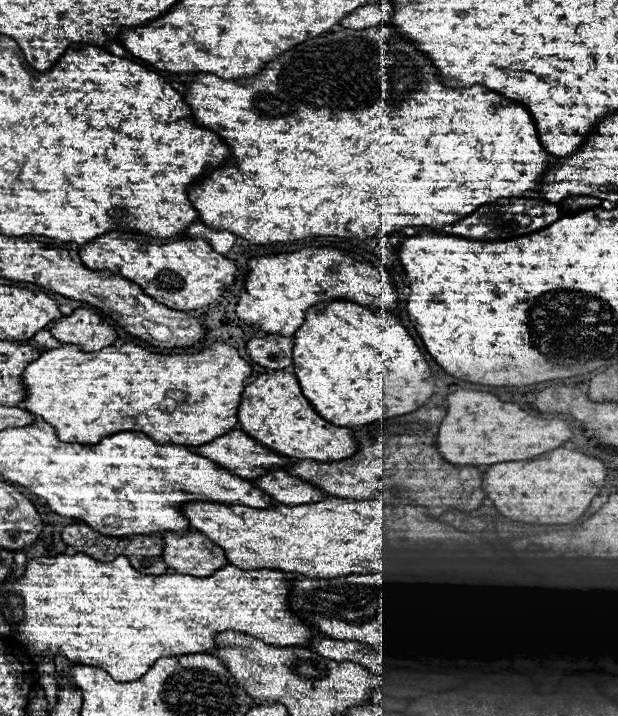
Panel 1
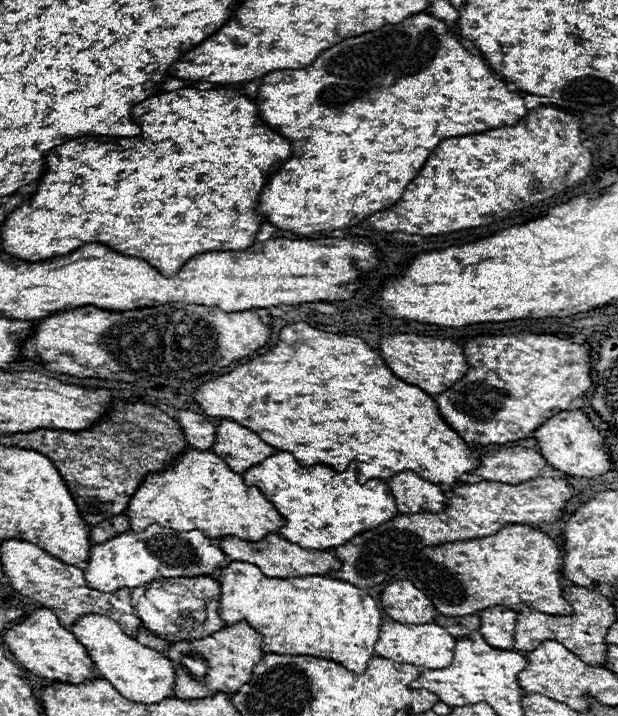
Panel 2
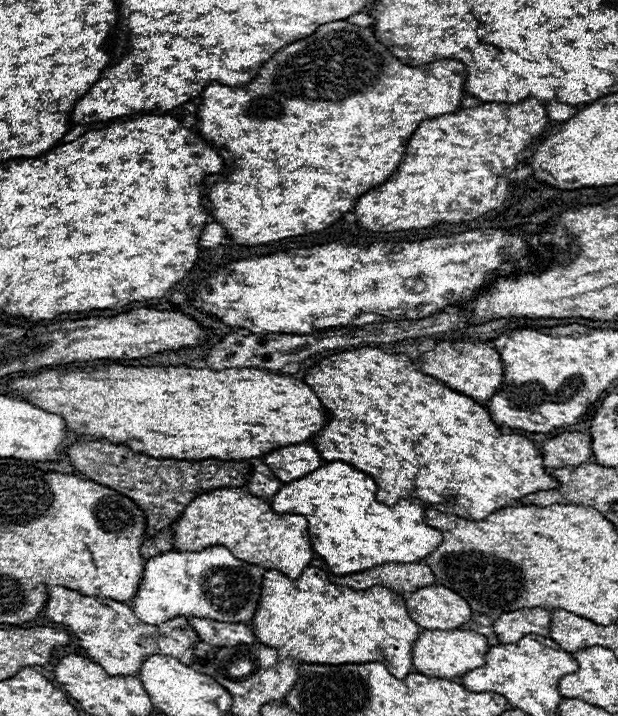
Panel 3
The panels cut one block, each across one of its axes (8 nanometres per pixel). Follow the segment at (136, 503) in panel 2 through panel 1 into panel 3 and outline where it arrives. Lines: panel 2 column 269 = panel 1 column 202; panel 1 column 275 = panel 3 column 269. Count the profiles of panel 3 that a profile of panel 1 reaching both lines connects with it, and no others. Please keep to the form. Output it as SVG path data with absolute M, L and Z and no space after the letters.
M229 487L196 496L184 514L172 524L176 550L202 550L206 546L226 546L238 560L278 570L288 578L298 578L314 558L308 540L308 522L298 514L276 514L268 502L252 496L246 488Z

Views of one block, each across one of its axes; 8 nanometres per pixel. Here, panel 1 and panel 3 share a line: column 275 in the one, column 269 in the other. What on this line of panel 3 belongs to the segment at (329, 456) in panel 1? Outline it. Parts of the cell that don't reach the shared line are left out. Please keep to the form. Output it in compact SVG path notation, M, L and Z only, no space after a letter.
M108 366L98 372L66 372L44 370L34 376L18 376L6 384L10 396L22 398L36 408L64 418L68 430L84 436L96 436L112 444L126 444L132 452L142 452L152 458L176 460L250 460L266 456L274 448L308 442L328 420L314 390L292 376L262 372L256 368L242 370L208 370L208 368L134 368Z

